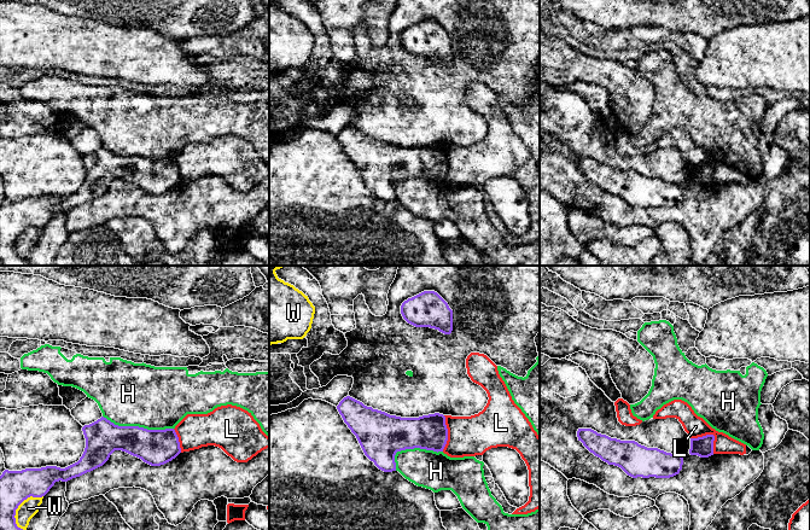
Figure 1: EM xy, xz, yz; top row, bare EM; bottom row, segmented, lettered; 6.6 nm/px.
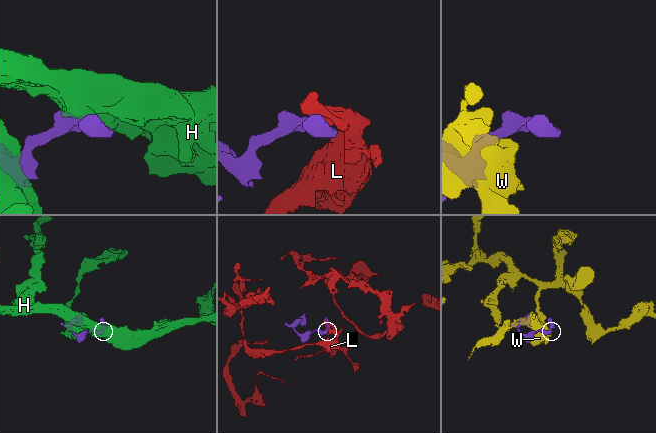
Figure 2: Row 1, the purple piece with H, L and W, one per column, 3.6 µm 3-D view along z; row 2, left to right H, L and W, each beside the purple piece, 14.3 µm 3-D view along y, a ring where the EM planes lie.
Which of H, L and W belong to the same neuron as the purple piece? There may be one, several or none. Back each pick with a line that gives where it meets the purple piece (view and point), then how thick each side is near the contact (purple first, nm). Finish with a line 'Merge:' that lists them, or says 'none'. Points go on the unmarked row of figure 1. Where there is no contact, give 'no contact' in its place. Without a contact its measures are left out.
Merge: none

